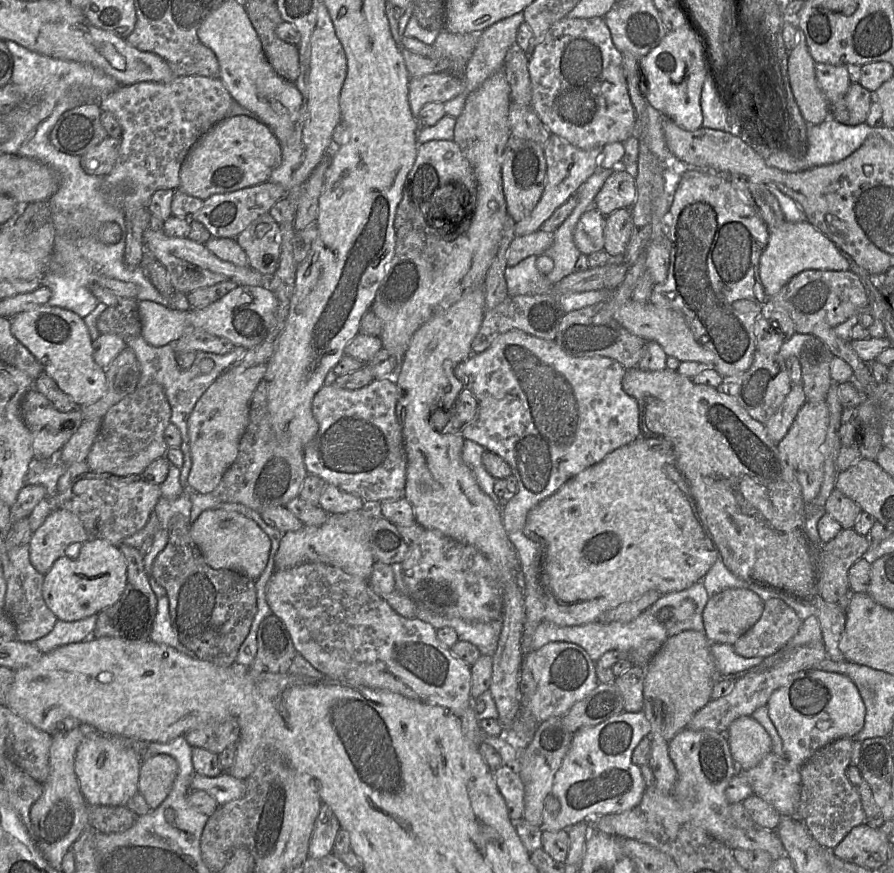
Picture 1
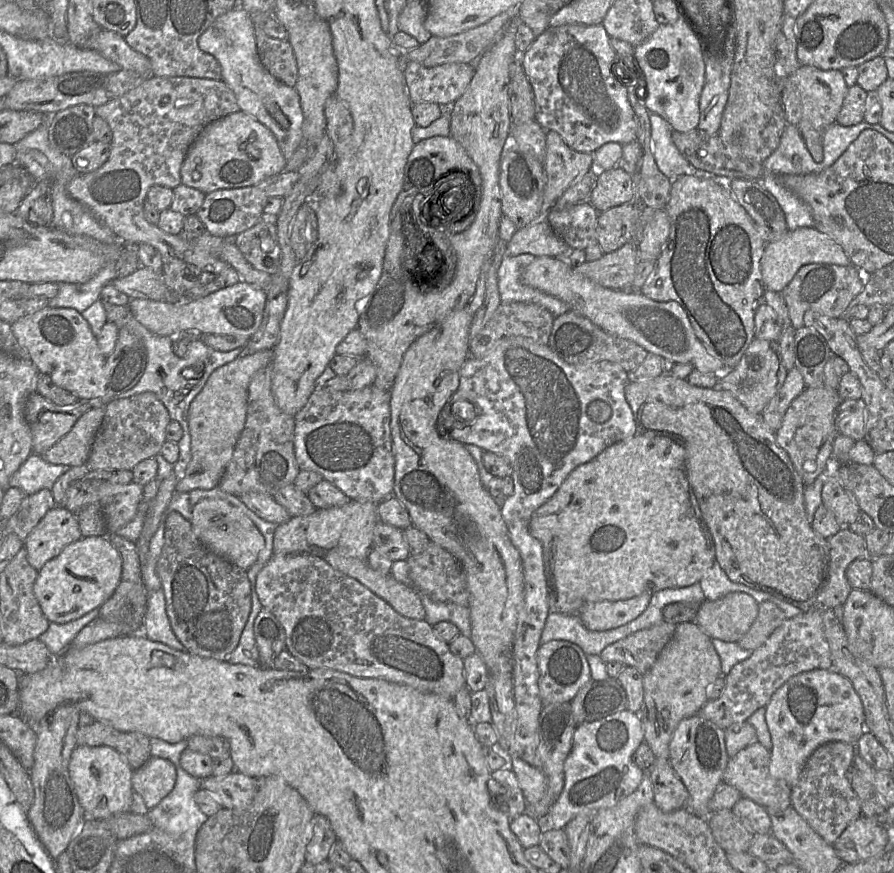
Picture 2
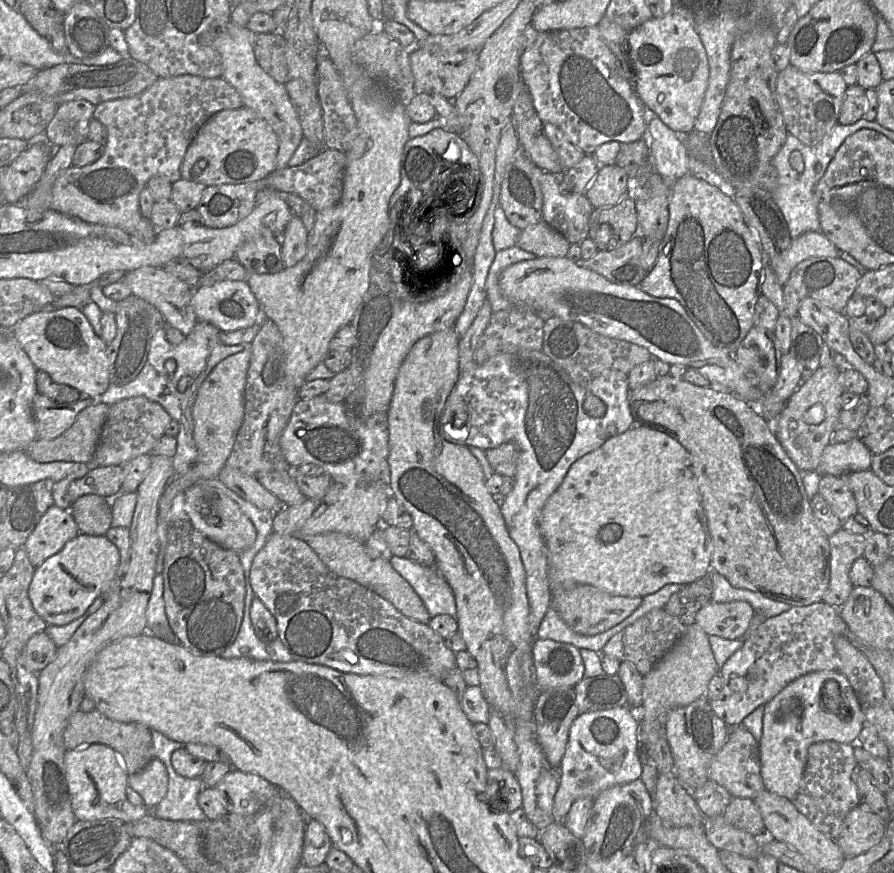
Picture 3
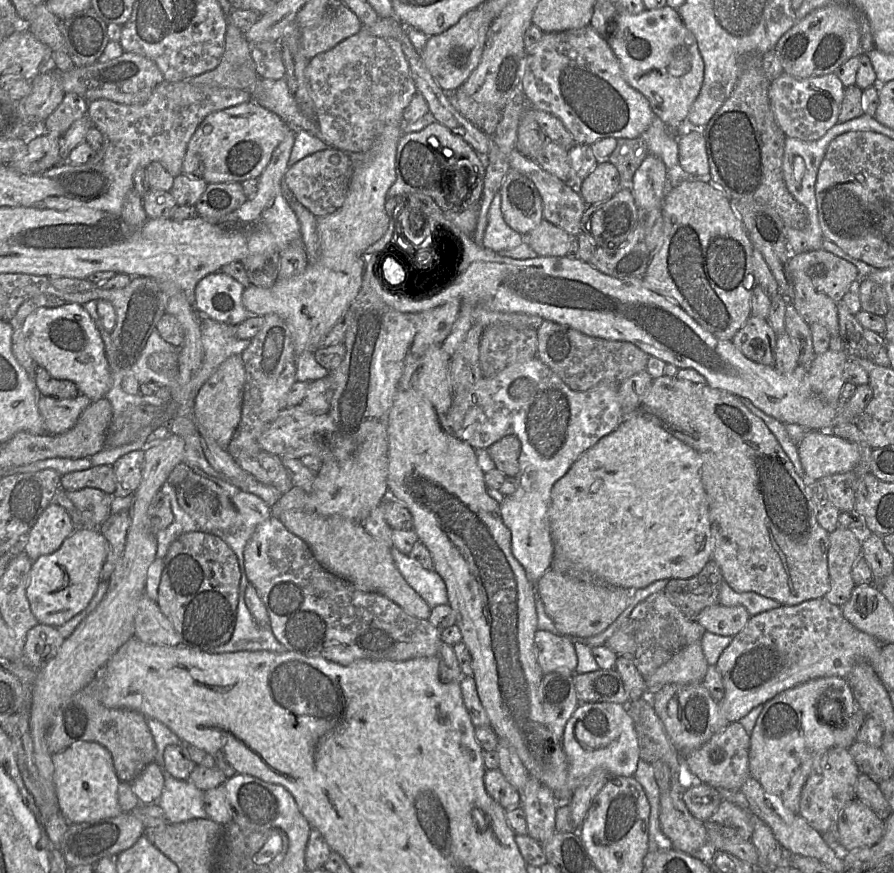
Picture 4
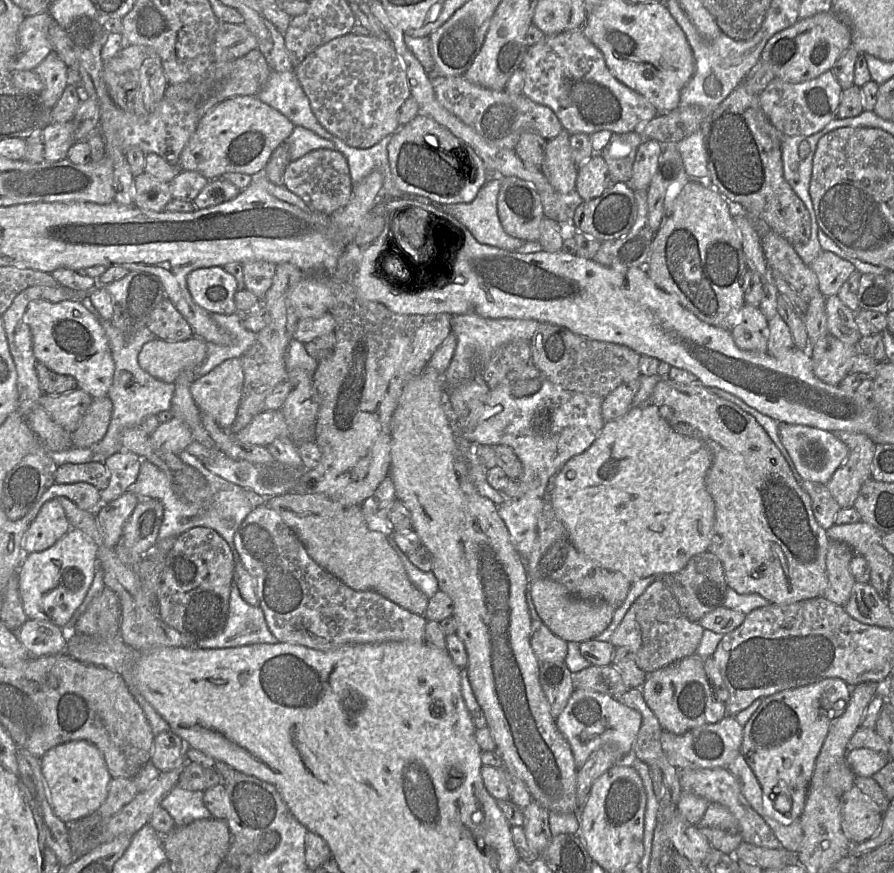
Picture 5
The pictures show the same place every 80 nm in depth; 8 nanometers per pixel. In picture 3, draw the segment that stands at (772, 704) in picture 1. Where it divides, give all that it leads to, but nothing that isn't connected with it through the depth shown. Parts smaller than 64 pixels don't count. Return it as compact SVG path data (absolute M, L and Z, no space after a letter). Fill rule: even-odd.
M815 671L792 681L764 705L762 736L758 744L765 790L792 801L802 782L809 747L822 741L854 747L864 726L865 718L859 701L840 671ZM837 695L845 704L847 715L840 716L825 708Z

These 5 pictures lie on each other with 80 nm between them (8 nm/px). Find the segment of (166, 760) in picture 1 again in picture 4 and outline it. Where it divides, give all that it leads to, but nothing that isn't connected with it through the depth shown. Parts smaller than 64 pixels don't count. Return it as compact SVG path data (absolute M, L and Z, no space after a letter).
M152 762L130 784L140 804L155 804L164 789L163 768Z

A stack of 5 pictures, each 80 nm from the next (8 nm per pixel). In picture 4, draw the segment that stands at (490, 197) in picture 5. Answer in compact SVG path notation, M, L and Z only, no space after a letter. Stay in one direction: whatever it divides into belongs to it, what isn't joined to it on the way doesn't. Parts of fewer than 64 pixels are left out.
M497 193L488 210L488 222L483 236L483 246L495 252L517 247L524 236L513 230L504 220L501 195Z

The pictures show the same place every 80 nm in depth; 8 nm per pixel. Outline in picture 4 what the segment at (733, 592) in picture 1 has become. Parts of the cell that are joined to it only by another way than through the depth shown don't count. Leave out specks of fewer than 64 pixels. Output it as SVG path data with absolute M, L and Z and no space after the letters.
M715 604L702 610L697 622L708 632L734 637L747 624L750 614L744 606Z

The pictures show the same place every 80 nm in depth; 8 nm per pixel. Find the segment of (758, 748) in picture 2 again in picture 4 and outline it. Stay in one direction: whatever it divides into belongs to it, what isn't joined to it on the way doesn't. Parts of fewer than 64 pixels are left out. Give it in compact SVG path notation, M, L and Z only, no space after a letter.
M731 722L725 729L715 734L706 744L682 756L683 763L698 780L717 789L740 791L741 786L750 776L749 770L750 735L739 722Z

